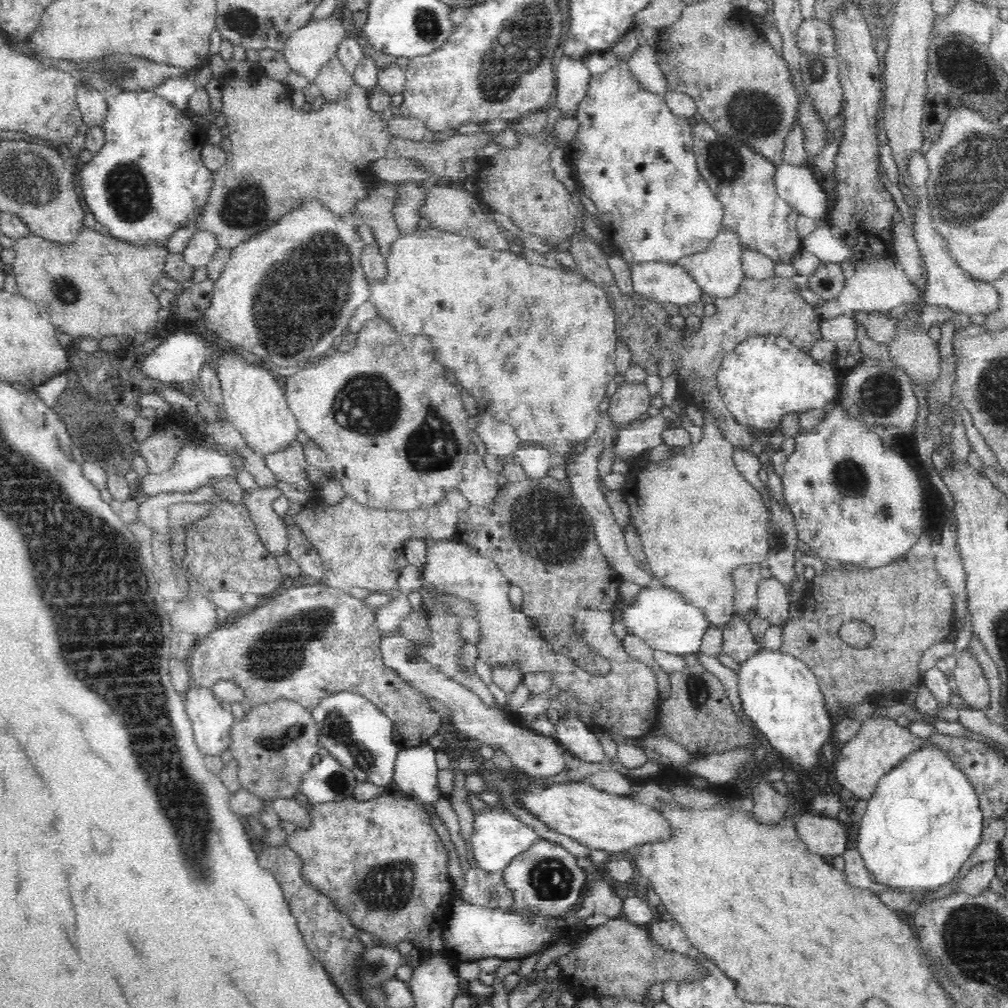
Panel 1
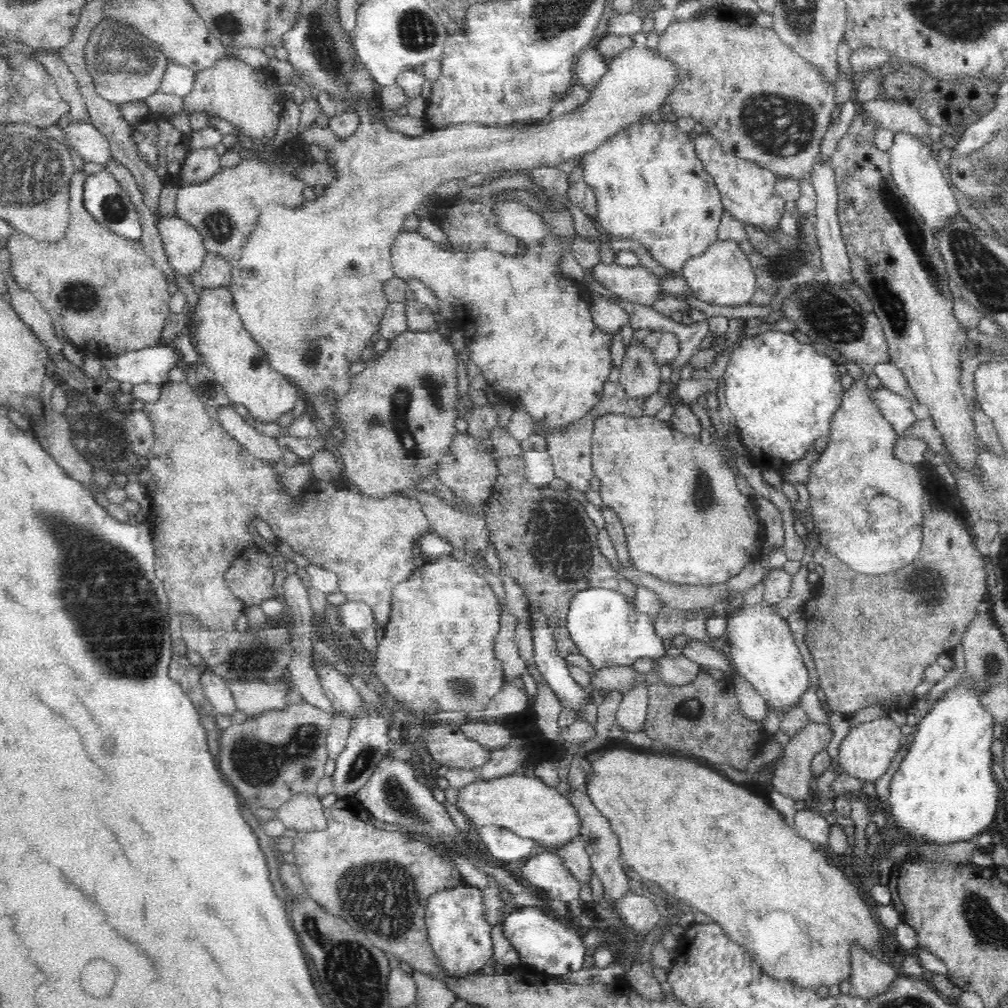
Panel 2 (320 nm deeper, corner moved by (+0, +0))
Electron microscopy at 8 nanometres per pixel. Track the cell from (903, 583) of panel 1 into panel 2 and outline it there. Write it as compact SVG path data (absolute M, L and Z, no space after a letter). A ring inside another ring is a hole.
M932 510L926 516L919 555L910 566L898 570L896 574L884 574L882 578L856 572L821 545L816 548L813 561L820 563L824 573L817 593L800 611L806 620L804 642L814 660L827 704L834 712L842 712L848 717L861 708L875 704L890 708L910 706L914 688L925 680L926 668L936 663L940 654L953 652L976 617L976 606L989 599L984 556L974 547L967 526L956 518L956 514L944 510Z

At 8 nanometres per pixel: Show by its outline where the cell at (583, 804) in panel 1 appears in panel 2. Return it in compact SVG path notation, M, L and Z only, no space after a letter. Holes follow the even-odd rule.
M514 773L492 780L476 780L459 789L456 808L468 818L468 823L476 826L496 824L506 827L522 838L538 842L543 849L552 846L562 846L572 842L582 834L582 819L570 800L566 800L556 787L548 786L541 778L532 774L515 776Z

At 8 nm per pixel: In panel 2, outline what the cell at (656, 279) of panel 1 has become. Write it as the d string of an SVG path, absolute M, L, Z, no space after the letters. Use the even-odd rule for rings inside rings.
M600 263L595 269L595 276L616 296L642 306L652 306L663 293L660 276L641 263L636 266Z

